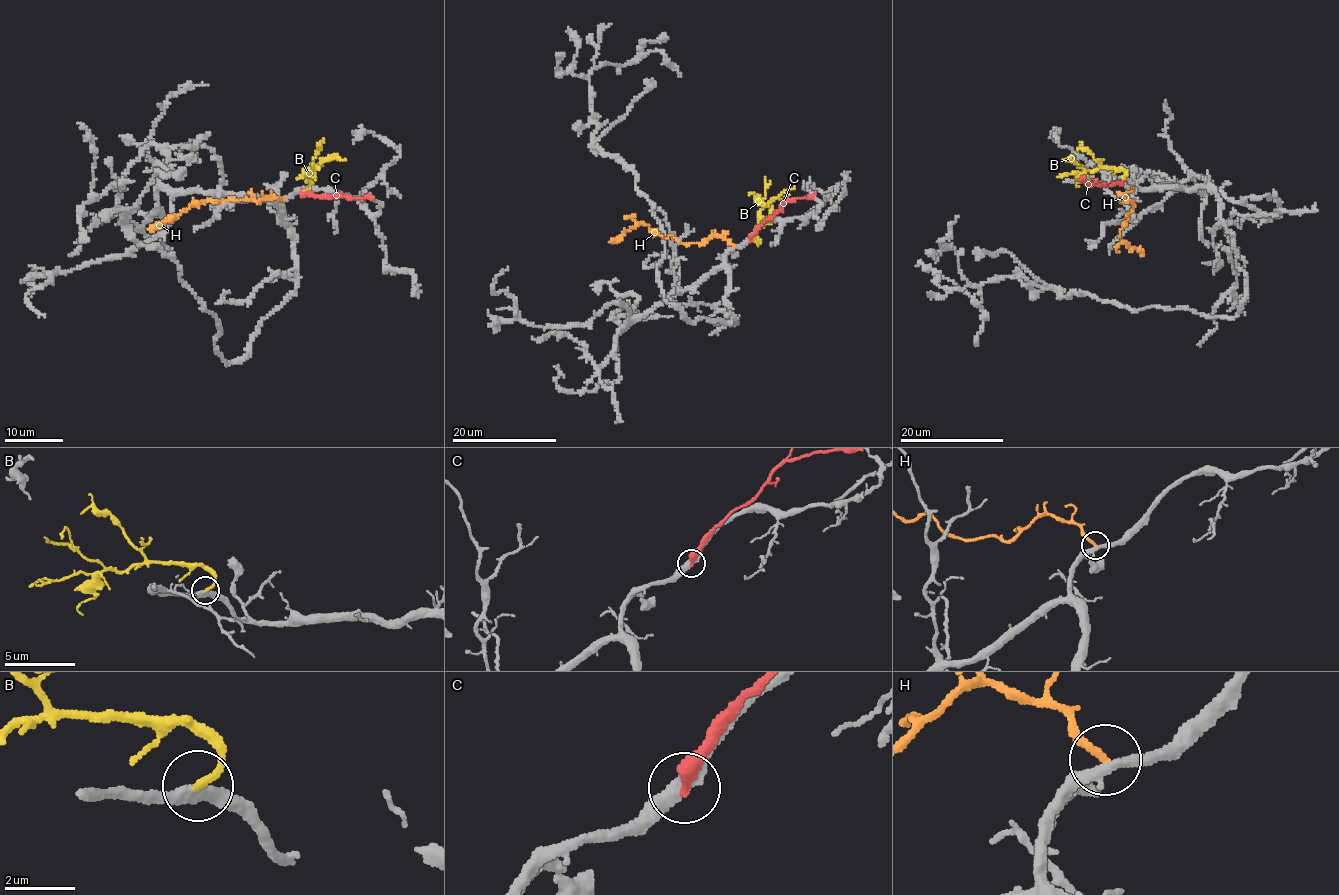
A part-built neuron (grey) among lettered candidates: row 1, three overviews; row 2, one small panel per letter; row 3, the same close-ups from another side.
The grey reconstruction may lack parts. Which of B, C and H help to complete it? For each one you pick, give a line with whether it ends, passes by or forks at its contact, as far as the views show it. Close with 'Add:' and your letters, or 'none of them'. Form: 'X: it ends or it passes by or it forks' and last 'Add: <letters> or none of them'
B: it ends
Add: B

